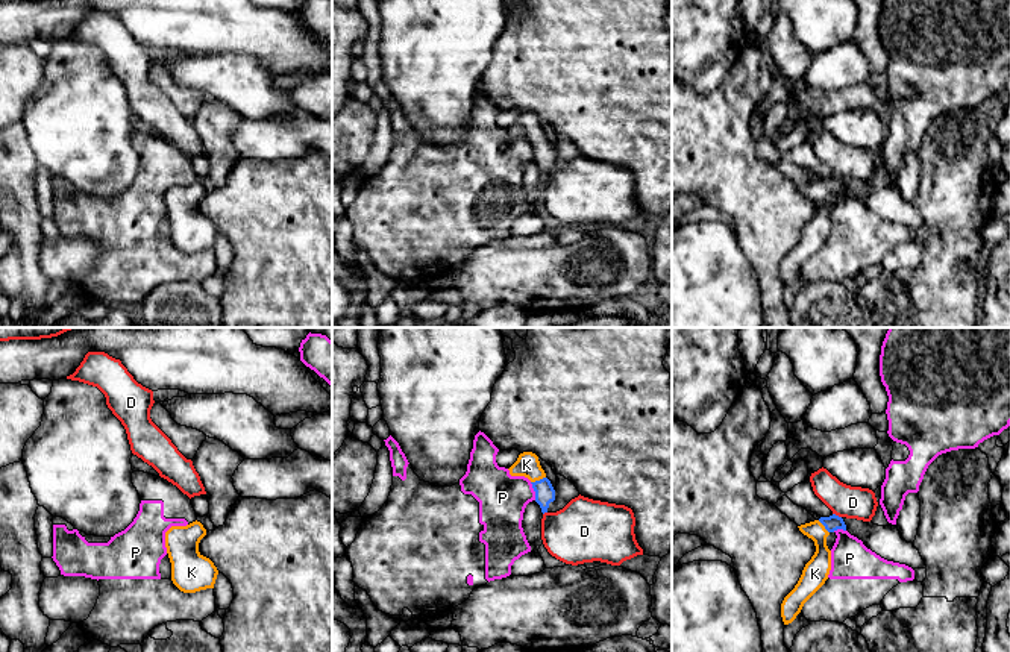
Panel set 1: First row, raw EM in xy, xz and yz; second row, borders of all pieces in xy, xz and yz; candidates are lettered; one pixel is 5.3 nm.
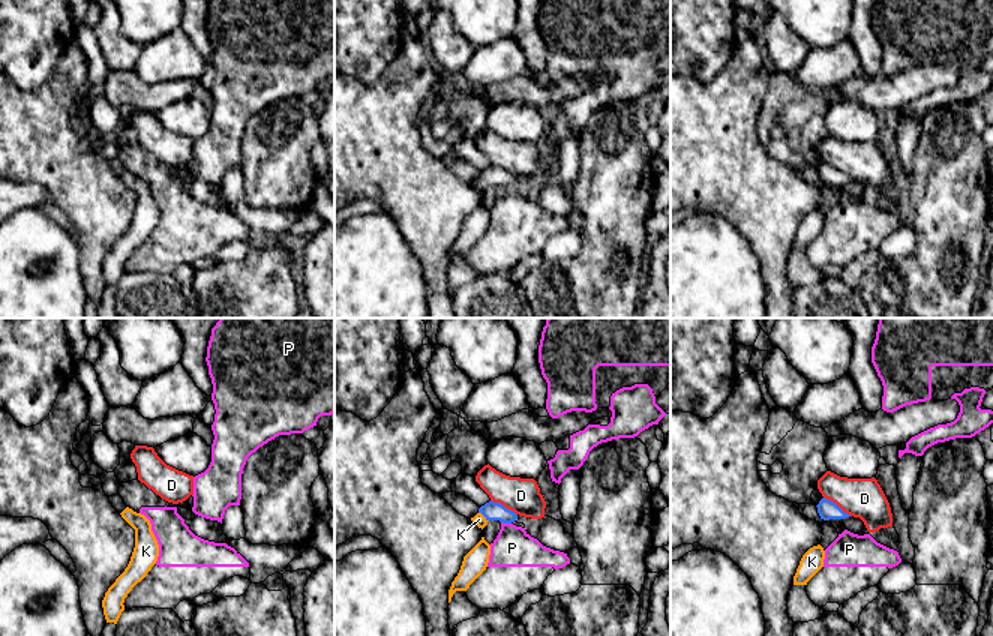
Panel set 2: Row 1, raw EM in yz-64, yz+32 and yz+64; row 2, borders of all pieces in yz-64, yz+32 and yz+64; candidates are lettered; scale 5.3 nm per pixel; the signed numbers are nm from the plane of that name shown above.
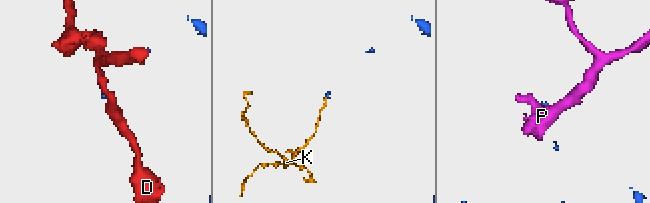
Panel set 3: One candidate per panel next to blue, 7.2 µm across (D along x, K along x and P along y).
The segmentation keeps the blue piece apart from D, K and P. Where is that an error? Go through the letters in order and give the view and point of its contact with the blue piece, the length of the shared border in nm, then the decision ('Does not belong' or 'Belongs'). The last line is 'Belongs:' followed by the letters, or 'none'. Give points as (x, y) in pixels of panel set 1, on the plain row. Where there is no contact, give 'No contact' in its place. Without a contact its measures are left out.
D: Touches blue at yz (837, 176). Shared border 50 nm. Does not belong
K: Touches blue at xz (537, 141). Shared border 90 nm. Belongs
P: Touches blue at xz (534, 150). Shared border 100 nm. Does not belong
Belongs: K

